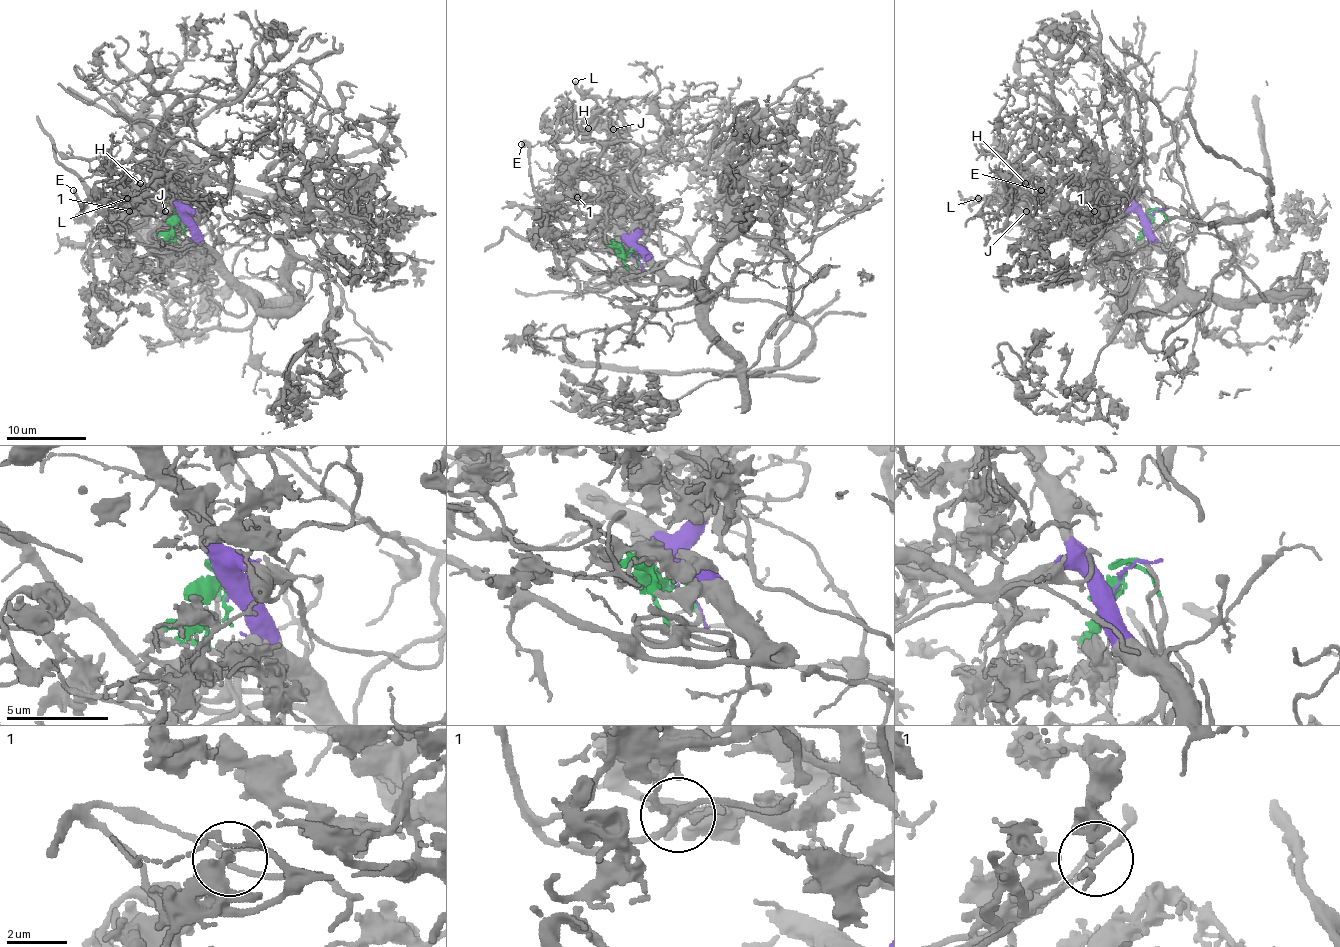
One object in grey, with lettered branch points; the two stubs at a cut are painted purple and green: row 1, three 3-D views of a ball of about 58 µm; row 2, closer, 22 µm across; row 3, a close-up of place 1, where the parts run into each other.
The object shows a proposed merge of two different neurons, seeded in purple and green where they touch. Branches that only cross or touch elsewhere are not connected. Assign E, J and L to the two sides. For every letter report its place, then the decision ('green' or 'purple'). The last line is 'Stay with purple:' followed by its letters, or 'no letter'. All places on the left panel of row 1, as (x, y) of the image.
E: at (73, 190); green
J: at (165, 211); purple
L: at (127, 198); green
Stay with purple: J

